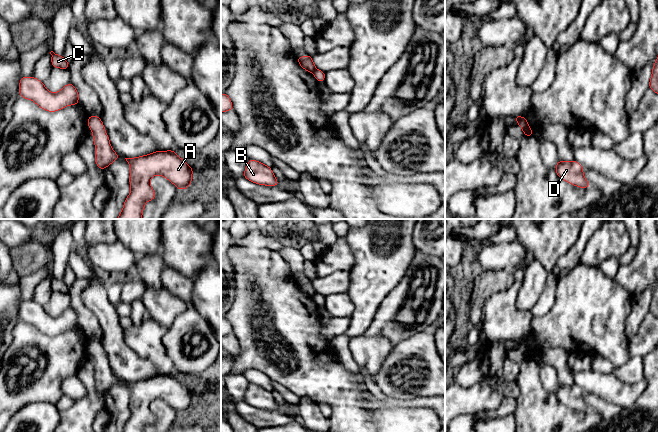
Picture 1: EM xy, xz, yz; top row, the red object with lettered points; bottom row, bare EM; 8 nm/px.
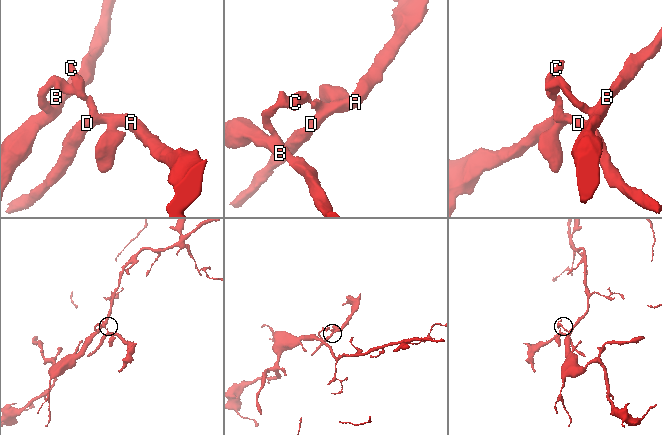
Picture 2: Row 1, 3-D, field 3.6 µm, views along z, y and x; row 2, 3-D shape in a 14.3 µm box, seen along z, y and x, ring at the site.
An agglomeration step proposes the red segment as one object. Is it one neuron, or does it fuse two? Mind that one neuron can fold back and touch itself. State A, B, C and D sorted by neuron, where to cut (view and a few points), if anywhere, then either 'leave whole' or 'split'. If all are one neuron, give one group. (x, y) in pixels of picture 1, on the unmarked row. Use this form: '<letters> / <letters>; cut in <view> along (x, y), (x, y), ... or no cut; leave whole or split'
A D / B C; cut in xz along (315, 293), (312, 296); split

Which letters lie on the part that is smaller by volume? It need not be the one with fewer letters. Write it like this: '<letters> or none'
A, D

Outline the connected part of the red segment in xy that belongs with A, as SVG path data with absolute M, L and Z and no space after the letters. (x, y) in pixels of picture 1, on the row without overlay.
M173 374L125 383L130 389L129 405L132 414L123 432L144 432L146 426L156 421L150 410L150 403L154 399L164 400L180 414L186 413L192 406L193 392Z

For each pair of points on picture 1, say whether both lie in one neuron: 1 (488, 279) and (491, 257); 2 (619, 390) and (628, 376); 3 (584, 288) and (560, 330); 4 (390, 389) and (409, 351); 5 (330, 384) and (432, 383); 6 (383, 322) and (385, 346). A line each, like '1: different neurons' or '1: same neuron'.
1: different neurons
2: different neurons
3: same neuron
4: same neuron
5: different neurons
6: different neurons

